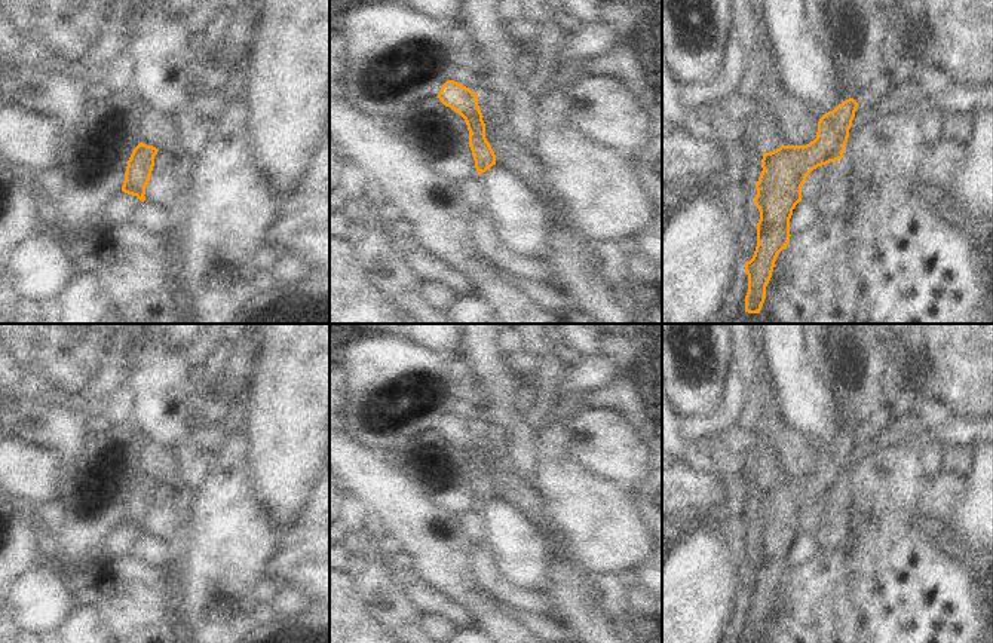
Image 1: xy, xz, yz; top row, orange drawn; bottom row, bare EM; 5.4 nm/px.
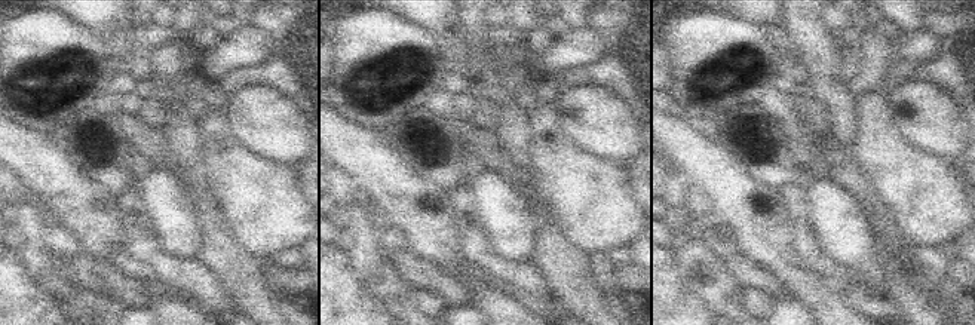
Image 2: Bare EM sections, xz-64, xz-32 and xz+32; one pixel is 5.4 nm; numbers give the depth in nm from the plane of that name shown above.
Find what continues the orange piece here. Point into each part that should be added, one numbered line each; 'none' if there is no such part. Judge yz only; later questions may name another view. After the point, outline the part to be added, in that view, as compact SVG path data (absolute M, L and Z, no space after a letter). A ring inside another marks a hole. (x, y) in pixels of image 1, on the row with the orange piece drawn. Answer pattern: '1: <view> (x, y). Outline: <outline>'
none.

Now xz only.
none.

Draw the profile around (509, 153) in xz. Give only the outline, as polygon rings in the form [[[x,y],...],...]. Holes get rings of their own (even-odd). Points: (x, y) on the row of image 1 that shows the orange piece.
[[[485,117],[482,120],[485,123],[485,138],[496,154],[496,163],[511,169],[549,202],[549,218],[552,221],[574,227],[568,208],[543,175],[537,156],[515,140],[508,125],[496,125]]]

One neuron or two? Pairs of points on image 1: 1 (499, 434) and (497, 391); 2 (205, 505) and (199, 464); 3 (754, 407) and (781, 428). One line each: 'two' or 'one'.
1: two
2: two
3: two

